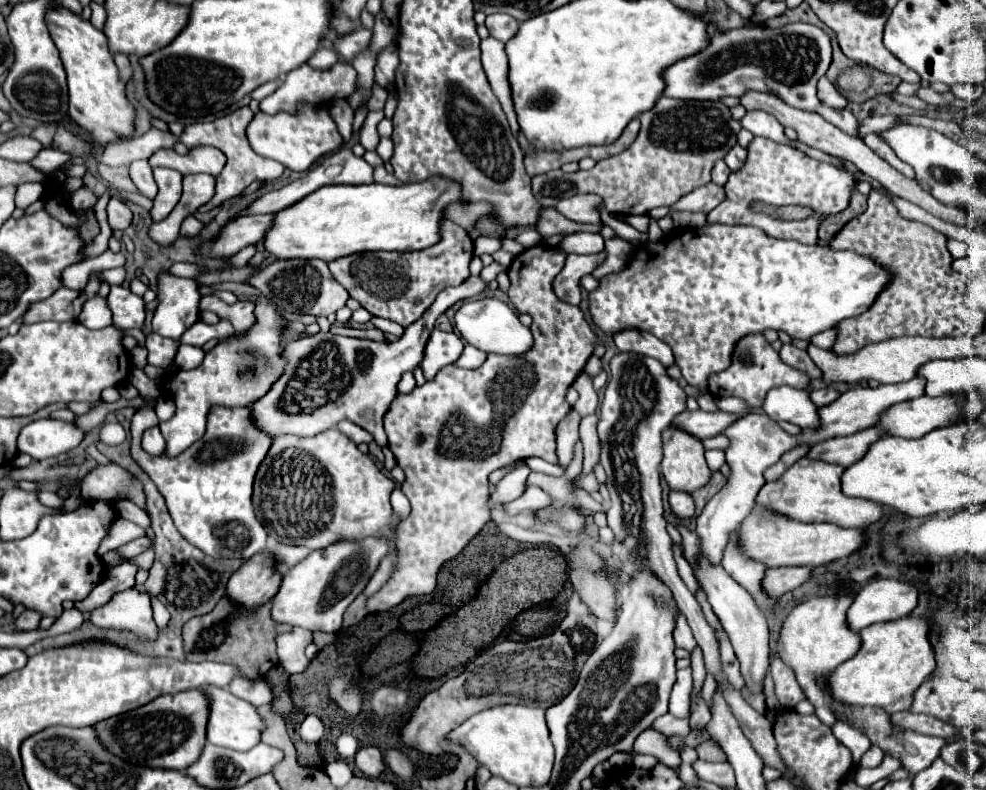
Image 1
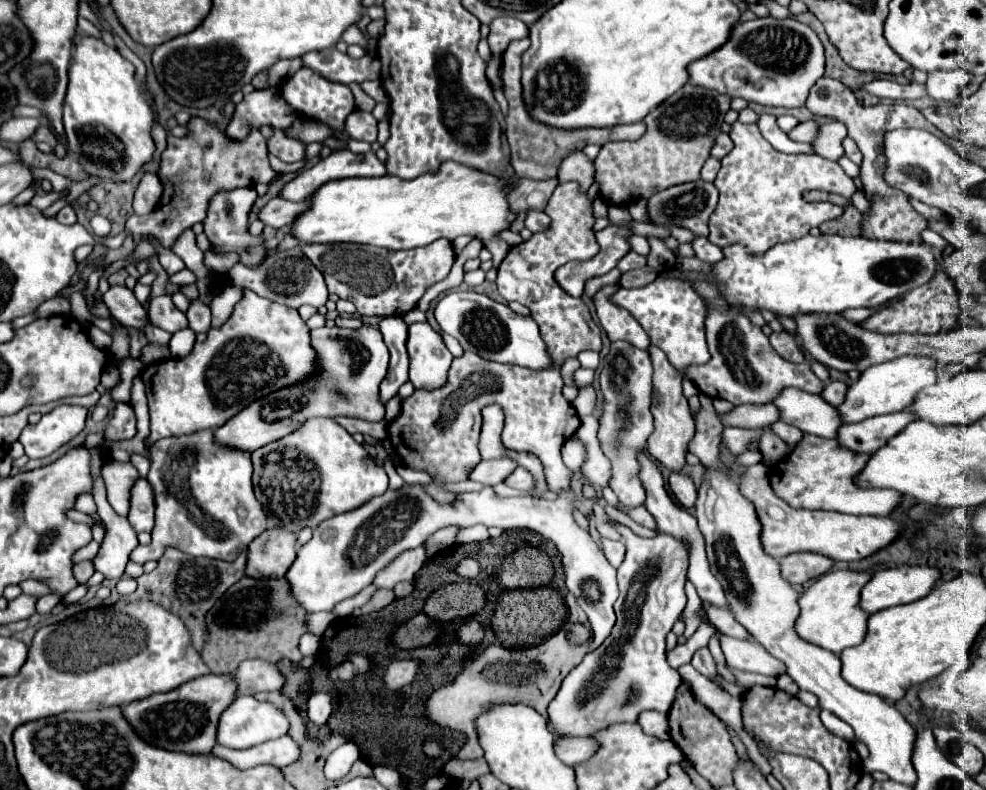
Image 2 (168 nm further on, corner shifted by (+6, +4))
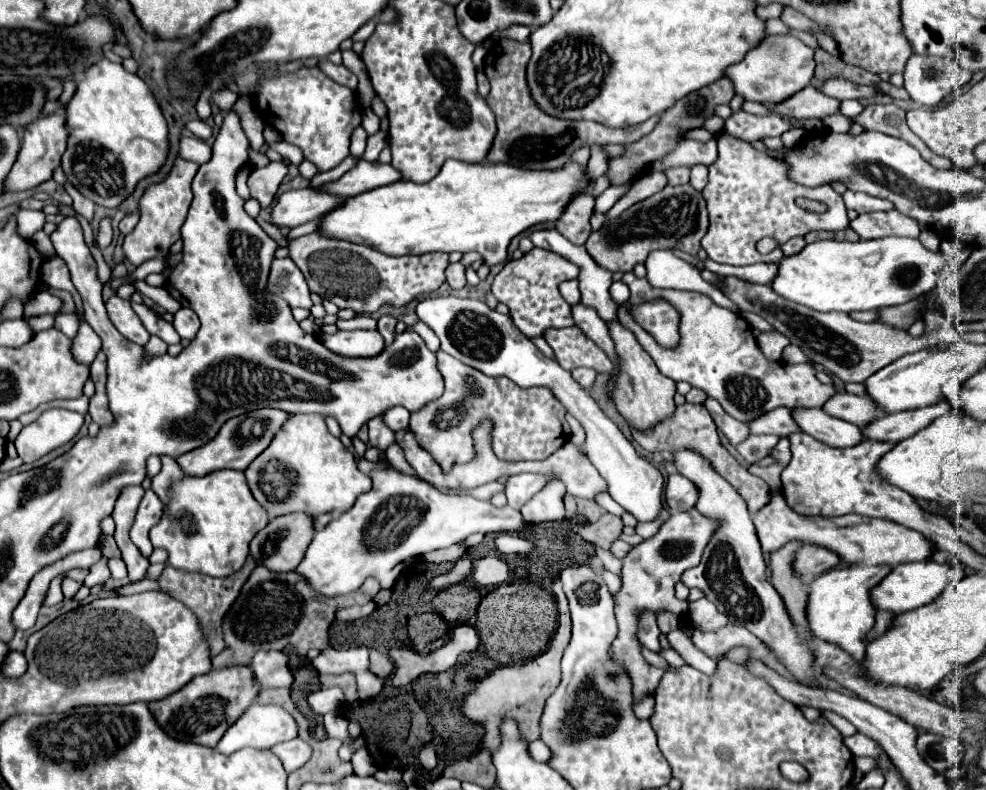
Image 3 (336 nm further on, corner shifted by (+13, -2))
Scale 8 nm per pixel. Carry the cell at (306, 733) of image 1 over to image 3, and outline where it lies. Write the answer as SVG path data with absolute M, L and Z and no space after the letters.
M338 687L320 689L320 691L308 695L308 705L310 705L314 715L326 715L328 711L336 709L342 701L344 701L344 695Z

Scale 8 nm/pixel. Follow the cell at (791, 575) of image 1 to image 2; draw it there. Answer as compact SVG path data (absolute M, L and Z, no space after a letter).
M791 553L781 559L781 573L791 585L821 577L831 567L833 561L819 553Z

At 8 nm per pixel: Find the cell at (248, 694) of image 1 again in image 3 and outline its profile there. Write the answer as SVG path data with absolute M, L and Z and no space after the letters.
M258 651L250 663L256 683L264 689L288 689L293 675L288 669L288 659L282 651Z

